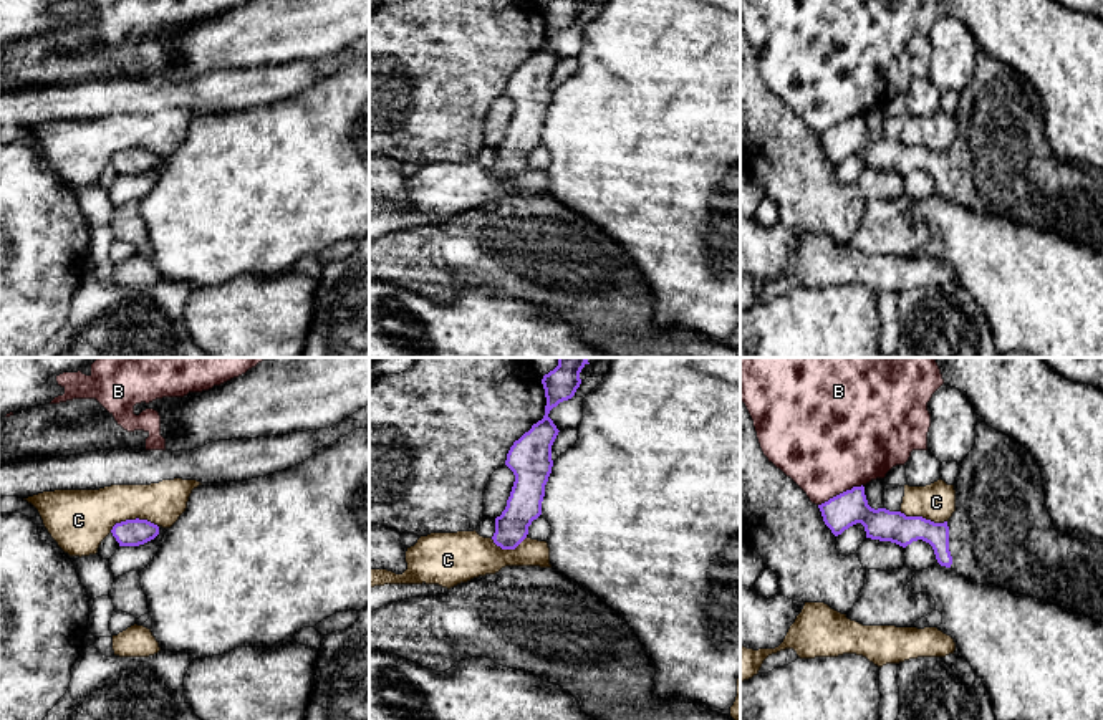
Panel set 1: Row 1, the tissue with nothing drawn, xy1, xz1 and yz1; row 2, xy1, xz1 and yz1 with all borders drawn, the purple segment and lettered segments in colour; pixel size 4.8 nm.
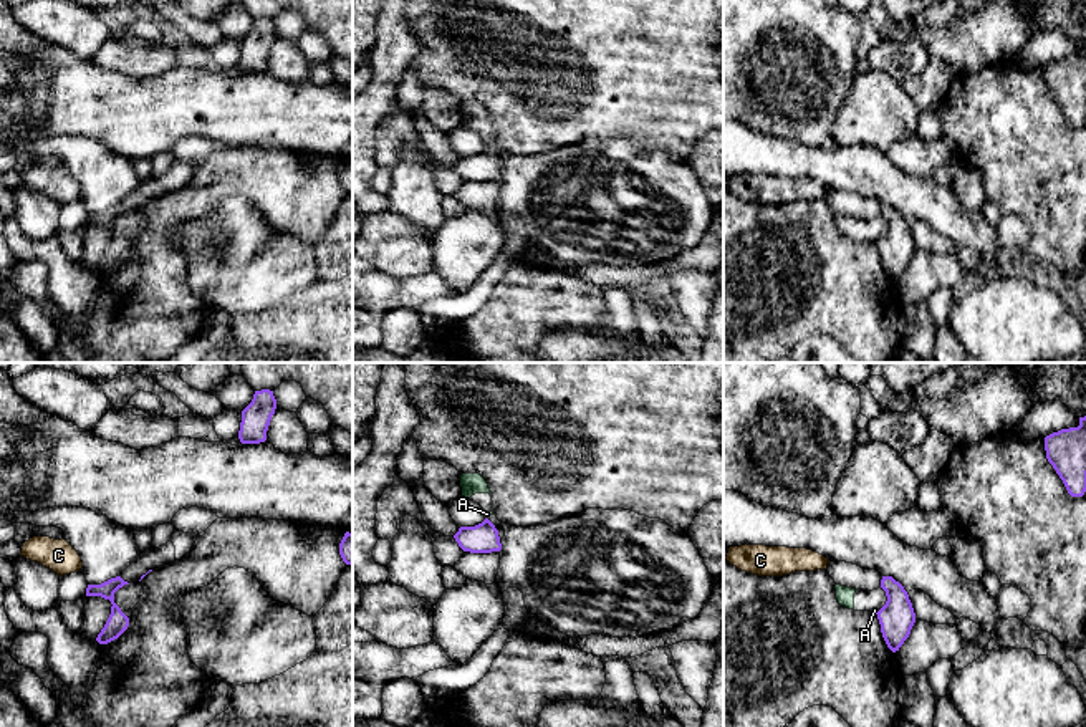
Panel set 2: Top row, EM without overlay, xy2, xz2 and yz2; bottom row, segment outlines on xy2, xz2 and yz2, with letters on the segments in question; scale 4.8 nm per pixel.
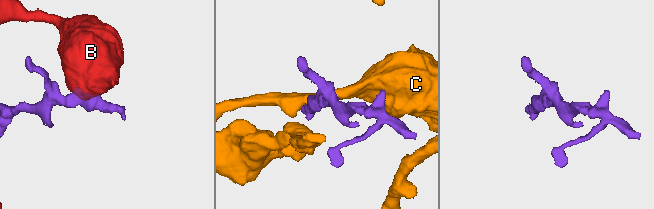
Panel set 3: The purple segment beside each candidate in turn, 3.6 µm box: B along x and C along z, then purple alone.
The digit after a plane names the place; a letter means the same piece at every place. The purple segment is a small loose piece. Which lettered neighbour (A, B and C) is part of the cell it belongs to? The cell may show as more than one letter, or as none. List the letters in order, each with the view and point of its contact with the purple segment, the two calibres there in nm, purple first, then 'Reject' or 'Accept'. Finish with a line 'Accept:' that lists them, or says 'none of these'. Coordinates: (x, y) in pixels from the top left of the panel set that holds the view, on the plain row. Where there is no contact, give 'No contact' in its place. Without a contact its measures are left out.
A: Touches purple at yz2 (878, 240). Thickness 170 nm (purple) against 30 nm. Reject
B: Touches purple at yz1 (840, 123). Thickness 160 nm (purple) against 480 nm. Reject
C: Touches purple at xy1 (133, 149). Thickness 130 nm (purple) against 280 nm. Reject
Accept: none of these

